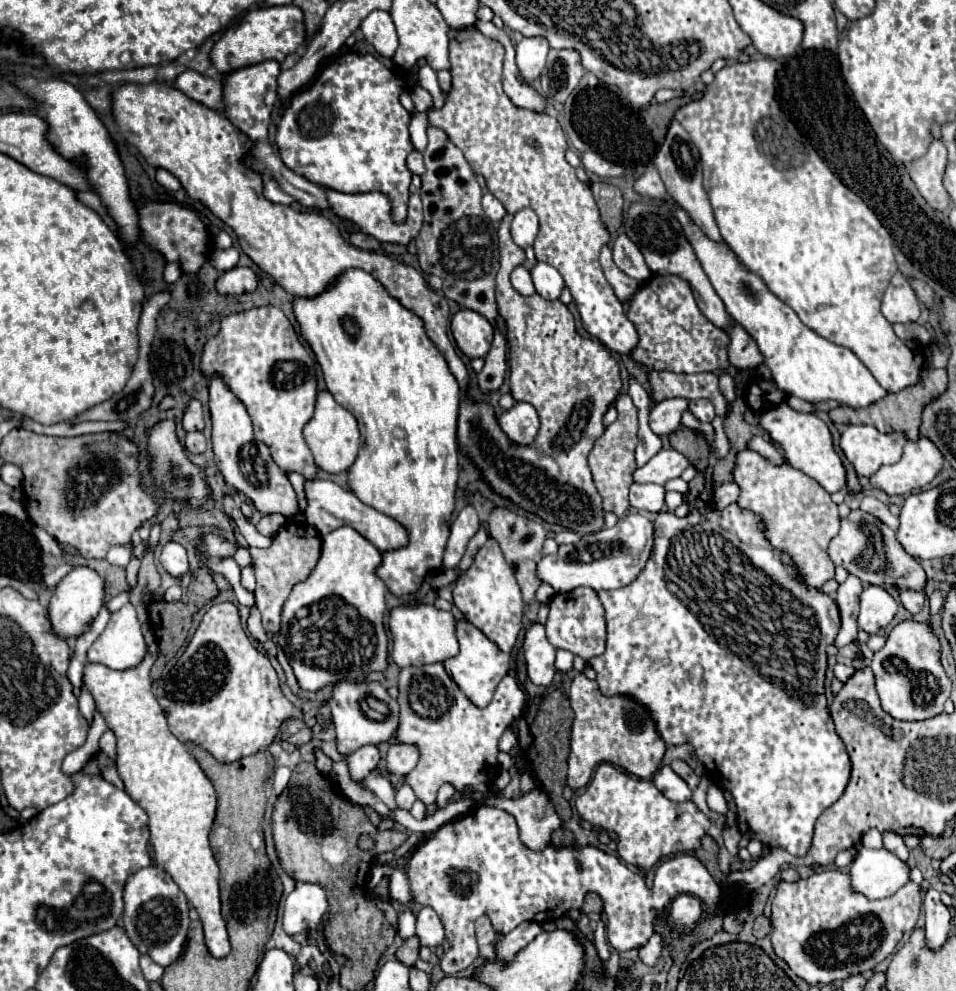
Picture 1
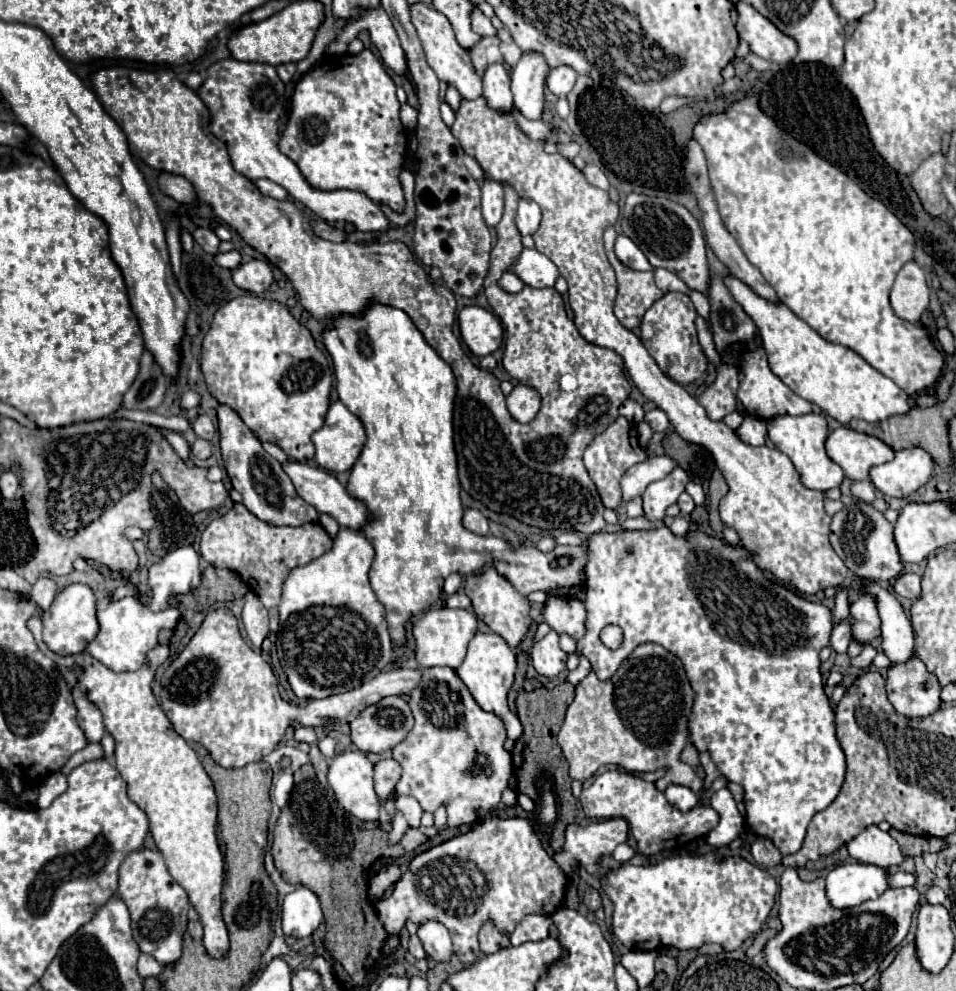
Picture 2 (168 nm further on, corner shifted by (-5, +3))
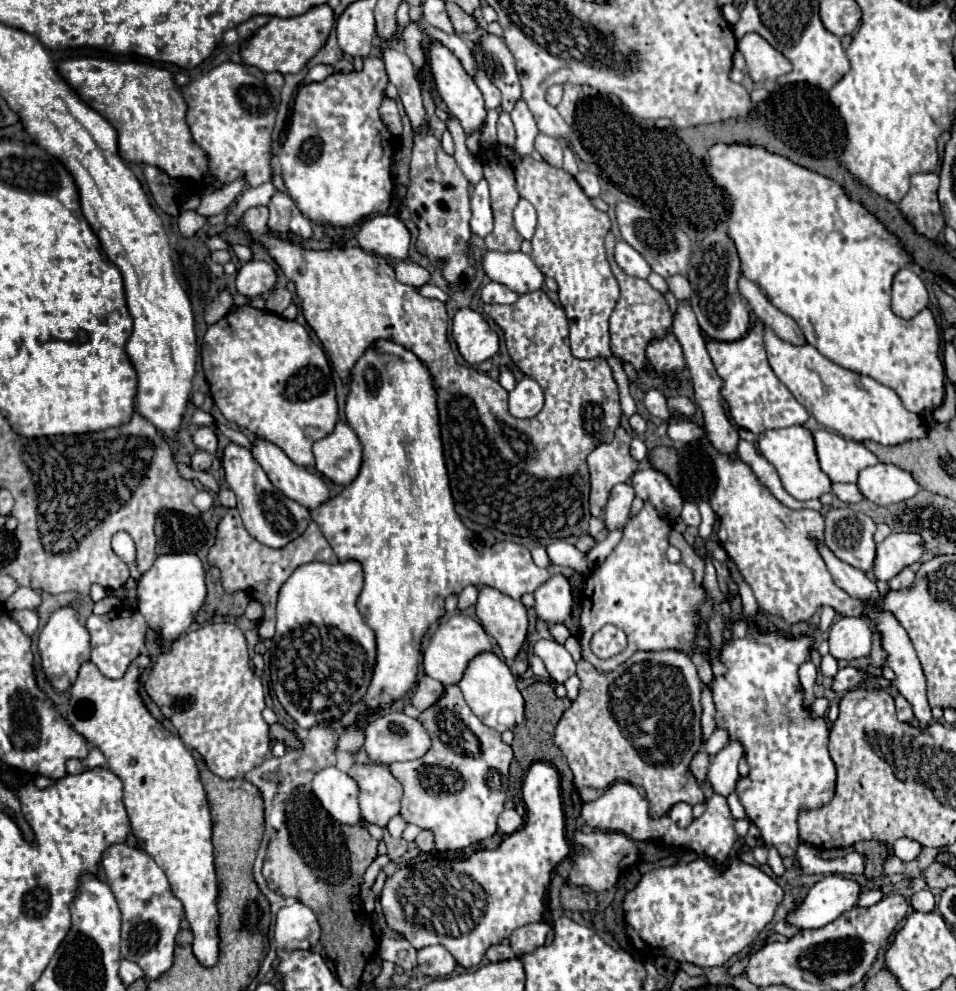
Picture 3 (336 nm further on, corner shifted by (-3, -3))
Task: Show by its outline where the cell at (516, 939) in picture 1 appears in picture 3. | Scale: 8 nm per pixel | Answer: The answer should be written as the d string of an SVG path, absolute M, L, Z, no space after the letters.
M541 922L517 928L511 934L511 948L513 948L513 952L519 956L519 954L535 950L537 946L543 946L549 928L551 928L549 924L541 924Z

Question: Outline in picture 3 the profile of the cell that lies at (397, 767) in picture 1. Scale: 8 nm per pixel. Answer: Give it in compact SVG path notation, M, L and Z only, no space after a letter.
M353 764L347 774L359 784L361 822L385 826L399 814L403 788L385 764Z

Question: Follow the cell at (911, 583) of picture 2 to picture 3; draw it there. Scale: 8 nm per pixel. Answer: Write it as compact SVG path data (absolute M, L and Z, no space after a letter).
M907 566L907 568L903 568L903 572L899 572L895 578L889 580L889 588L891 590L905 590L905 588L909 588L913 584L913 580L915 580L915 574Z

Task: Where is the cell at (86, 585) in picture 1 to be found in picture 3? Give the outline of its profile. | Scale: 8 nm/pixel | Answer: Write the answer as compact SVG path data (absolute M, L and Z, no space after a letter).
M61 608L61 610L53 612L47 626L39 634L39 654L41 654L43 672L57 692L67 692L71 688L71 684L75 682L75 676L79 672L79 666L89 660L89 652L91 652L89 634L87 634L85 626L79 622L75 610Z

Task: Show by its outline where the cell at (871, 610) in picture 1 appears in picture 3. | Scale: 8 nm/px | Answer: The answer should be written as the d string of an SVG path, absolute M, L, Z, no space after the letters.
M841 618L829 628L829 654L835 660L855 660L871 650L873 626L867 618Z

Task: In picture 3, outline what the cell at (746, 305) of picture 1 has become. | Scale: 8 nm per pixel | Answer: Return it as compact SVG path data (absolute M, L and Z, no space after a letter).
M765 328L765 348L777 378L789 388L795 400L803 404L811 416L815 416L819 424L837 430L845 438L851 438L859 444L871 440L885 446L899 446L927 436L929 428L927 424L923 426L921 416L909 412L901 404L899 396L877 380L837 366L809 344L793 346L783 342L771 332L771 328Z

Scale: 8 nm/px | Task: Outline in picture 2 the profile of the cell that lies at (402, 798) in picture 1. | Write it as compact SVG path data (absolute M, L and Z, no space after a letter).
M397 796L395 798L395 806L397 806L397 810L401 810L405 814L405 818L407 818L411 828L419 828L419 820L421 820L423 810L421 810L421 806L419 806L419 802L415 798Z

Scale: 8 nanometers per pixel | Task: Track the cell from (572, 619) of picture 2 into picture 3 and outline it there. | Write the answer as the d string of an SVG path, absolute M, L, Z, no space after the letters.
M553 574L533 592L533 596L537 616L547 624L565 622L569 618L573 600L571 600L571 586L565 576Z

